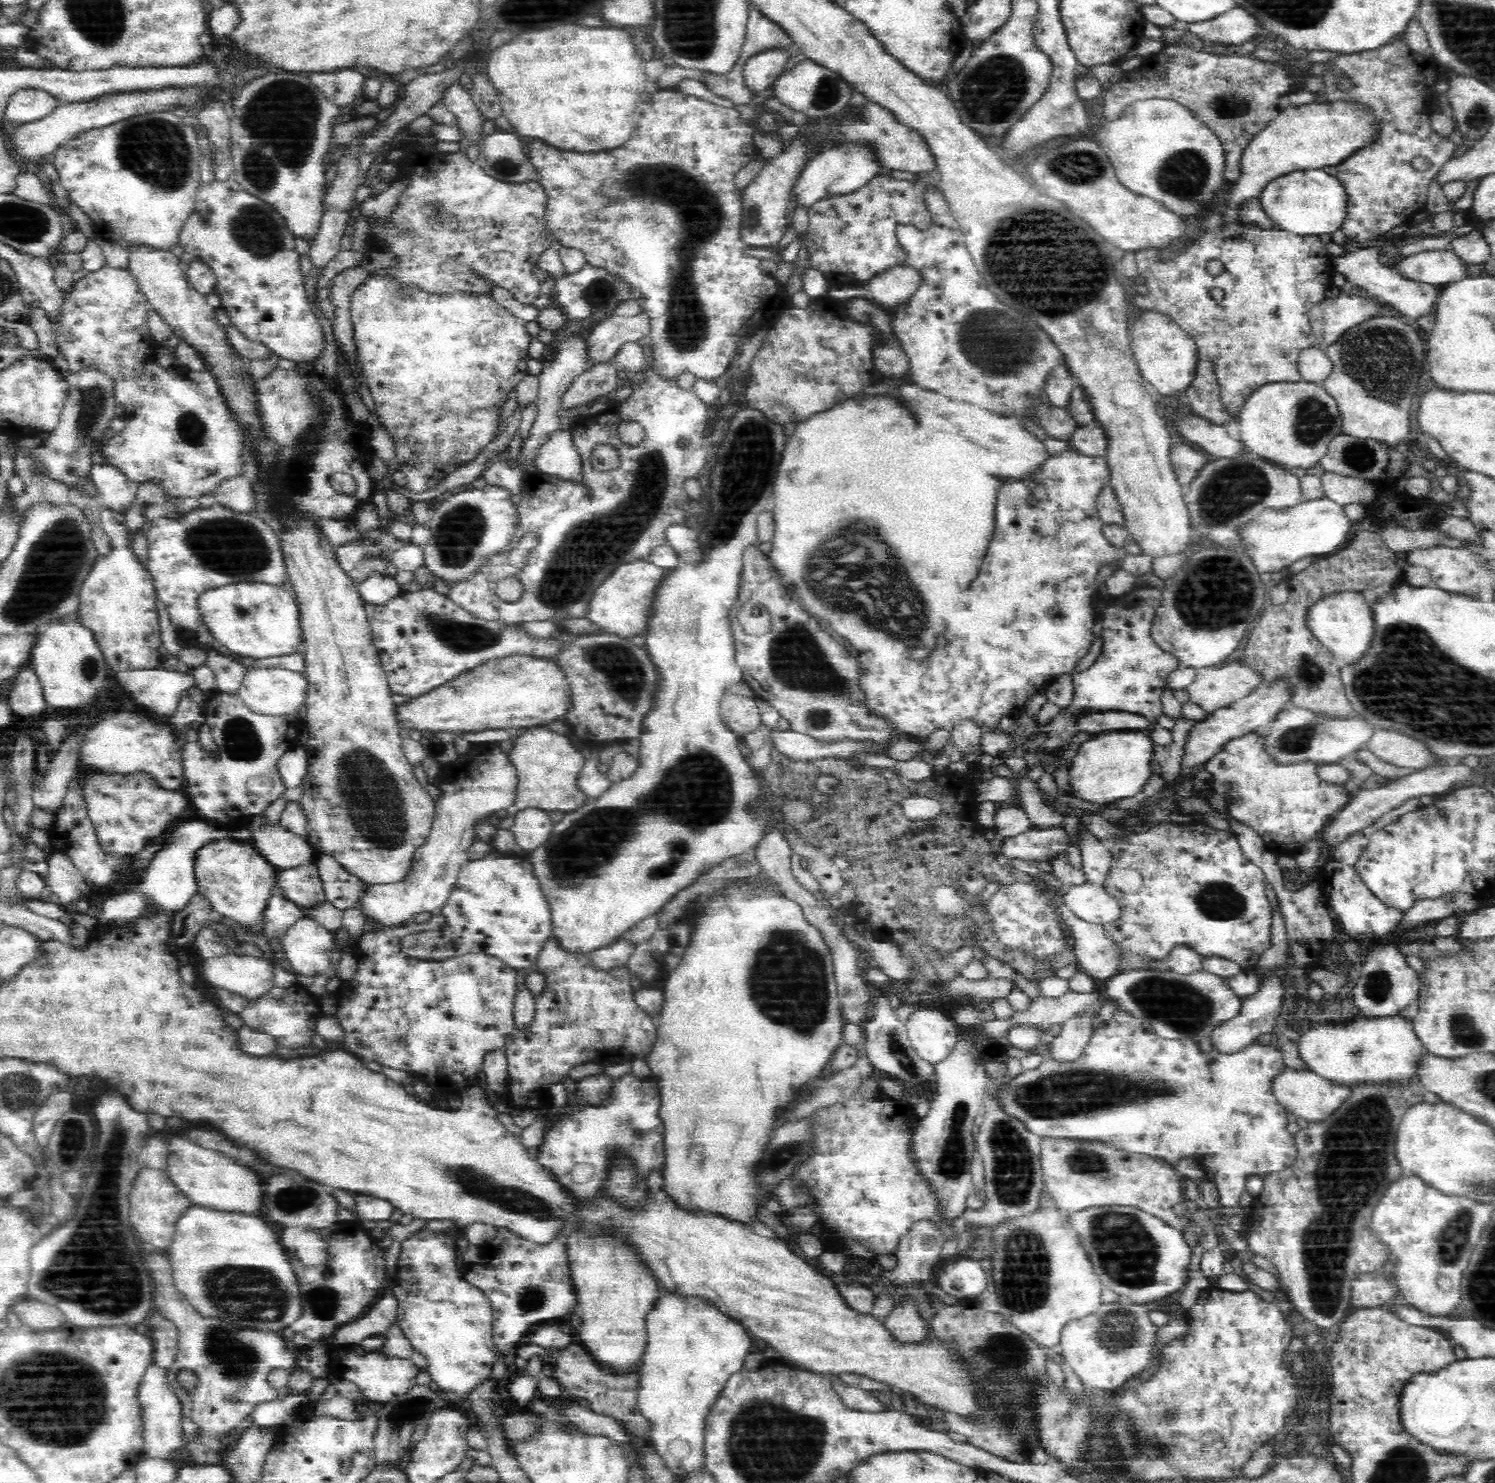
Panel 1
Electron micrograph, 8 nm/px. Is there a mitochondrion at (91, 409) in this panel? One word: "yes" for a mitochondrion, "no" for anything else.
yes

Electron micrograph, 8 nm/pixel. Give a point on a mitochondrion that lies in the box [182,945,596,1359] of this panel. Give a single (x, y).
(238, 1289)

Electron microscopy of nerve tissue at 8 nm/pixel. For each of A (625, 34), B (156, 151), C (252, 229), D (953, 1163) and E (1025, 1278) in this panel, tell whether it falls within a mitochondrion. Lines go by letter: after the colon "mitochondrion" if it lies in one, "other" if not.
A: other
B: mitochondrion
C: mitochondrion
D: mitochondrion
E: mitochondrion

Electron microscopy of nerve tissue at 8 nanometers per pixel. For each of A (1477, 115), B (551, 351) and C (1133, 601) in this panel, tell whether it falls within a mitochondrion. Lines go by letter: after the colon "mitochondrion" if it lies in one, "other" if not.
A: mitochondrion
B: other
C: other

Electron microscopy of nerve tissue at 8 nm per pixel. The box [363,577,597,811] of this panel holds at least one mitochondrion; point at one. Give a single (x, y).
(460, 636)

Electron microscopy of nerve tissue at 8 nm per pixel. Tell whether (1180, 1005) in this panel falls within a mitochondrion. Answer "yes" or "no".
yes

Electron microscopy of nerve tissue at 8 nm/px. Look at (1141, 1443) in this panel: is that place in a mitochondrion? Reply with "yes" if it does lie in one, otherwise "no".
yes

